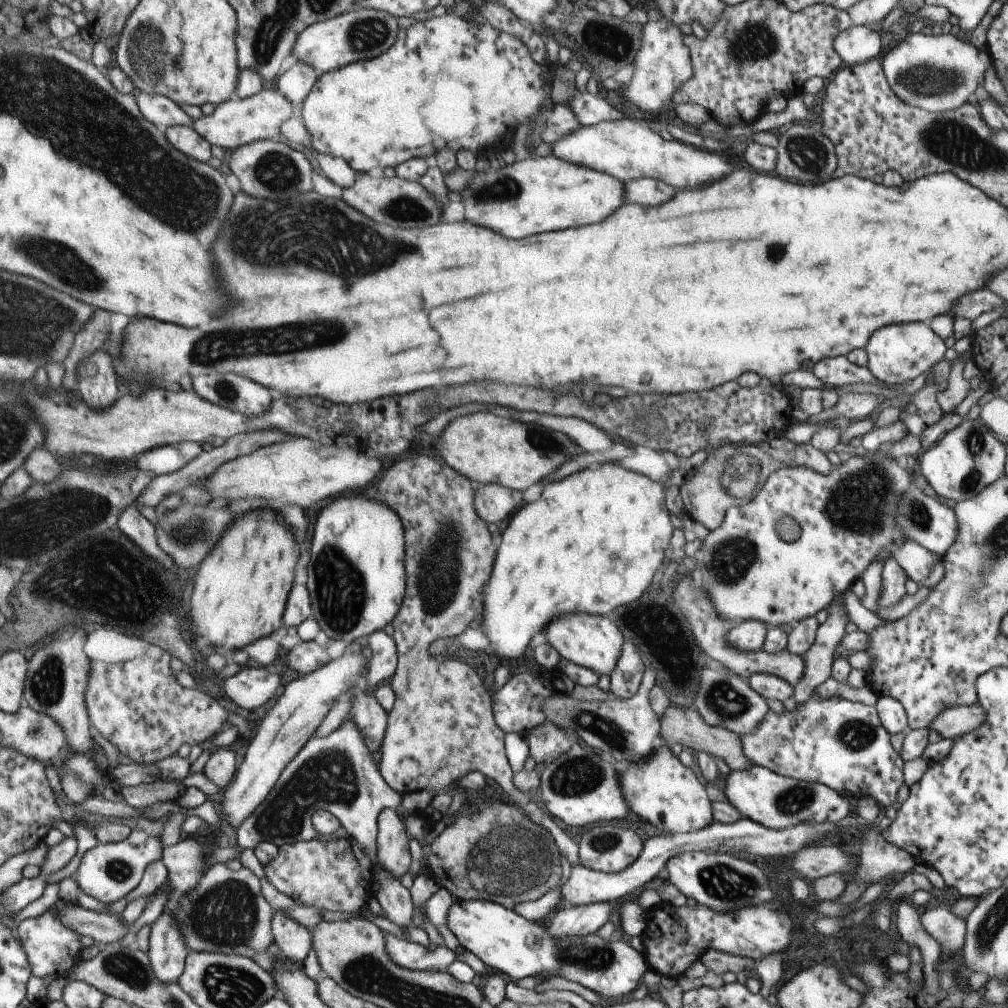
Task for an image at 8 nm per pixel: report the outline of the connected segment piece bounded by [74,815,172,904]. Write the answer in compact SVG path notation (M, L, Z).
M172 815L159 820L139 817L138 826L131 830L127 840L111 844L98 843L97 846L88 850L74 876L79 889L108 904L133 892L140 884L146 868L163 857L162 843L158 835L161 836L163 826L170 816Z

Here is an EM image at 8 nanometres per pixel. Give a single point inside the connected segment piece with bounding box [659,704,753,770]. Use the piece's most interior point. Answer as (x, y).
(682, 724)

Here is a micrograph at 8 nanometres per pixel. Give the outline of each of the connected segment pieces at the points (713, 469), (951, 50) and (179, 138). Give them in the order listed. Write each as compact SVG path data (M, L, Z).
M706 438L704 449L710 450L710 456L700 468L688 473L684 484L679 486L679 491L686 513L710 531L722 524L728 507L743 506L752 500L762 489L769 474L778 468L806 466L817 473L826 474L832 466L826 455L809 442L796 444L792 450L766 452L755 445L737 446L735 443L726 443L712 446Z
M927 30L910 33L904 42L884 56L881 66L890 89L900 100L924 111L930 108L932 113L938 113L973 101L975 89L984 84L983 72L988 65L993 65L993 61L986 46L978 51L964 36L956 38L950 33L933 36Z
M172 126L166 130L165 136L170 145L173 145L190 159L207 163L212 158L211 145L202 136L199 136L192 127Z

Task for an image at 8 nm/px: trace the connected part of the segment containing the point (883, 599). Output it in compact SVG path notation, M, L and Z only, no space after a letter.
M893 554L886 560L884 570L882 571L882 590L881 596L878 601L877 610L885 607L896 605L904 595L906 595L906 573L898 561L894 558Z

